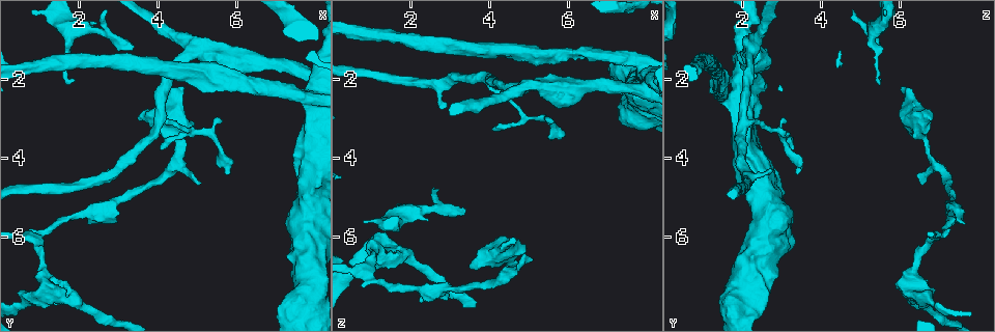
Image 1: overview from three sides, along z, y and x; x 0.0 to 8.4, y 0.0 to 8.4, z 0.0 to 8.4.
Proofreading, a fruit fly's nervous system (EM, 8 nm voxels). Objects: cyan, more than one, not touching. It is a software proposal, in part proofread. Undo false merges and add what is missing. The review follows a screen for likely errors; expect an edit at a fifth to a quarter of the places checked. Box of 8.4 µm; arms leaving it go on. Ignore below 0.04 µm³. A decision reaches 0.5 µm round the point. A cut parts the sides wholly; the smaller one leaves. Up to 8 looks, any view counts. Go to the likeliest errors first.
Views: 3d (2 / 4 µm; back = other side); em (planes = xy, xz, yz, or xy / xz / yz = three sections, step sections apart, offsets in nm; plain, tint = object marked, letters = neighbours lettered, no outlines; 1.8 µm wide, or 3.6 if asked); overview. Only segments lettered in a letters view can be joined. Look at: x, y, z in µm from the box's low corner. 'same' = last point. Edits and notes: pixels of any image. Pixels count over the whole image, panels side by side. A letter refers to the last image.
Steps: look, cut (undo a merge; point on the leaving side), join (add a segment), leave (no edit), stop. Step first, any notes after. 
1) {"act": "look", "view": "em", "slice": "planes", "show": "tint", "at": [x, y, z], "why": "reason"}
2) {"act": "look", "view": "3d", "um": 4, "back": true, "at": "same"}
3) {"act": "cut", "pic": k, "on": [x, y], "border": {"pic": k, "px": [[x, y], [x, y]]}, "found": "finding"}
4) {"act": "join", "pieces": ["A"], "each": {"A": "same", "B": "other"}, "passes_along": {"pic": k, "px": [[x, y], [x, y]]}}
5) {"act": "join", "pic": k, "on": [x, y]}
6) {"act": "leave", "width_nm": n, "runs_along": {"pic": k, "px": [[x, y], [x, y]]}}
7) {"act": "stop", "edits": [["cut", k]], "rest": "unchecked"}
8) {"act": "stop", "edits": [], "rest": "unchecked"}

{"act": "look", "view": "3d", "um": 2, "at": [1.10, 7.20, 6.55], "why": "a fork"}

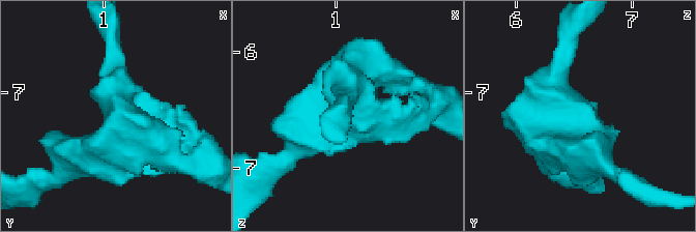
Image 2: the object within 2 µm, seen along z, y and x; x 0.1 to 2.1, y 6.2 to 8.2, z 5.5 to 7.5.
{"act": "look", "view": "em", "slice": "xz", "step": 16, "show": "tint", "at": [1.12, 7.18, 6.52]}

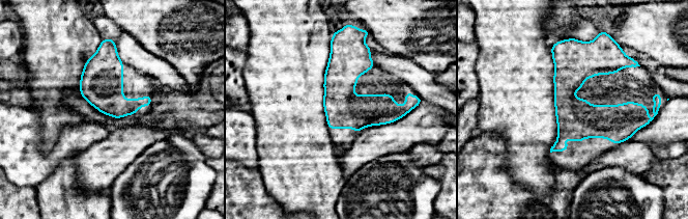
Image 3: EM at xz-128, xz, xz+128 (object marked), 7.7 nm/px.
{"act": "look", "view": "em", "slice": "planes", "show": "letters", "at": "same", "why": "cut it another way"}

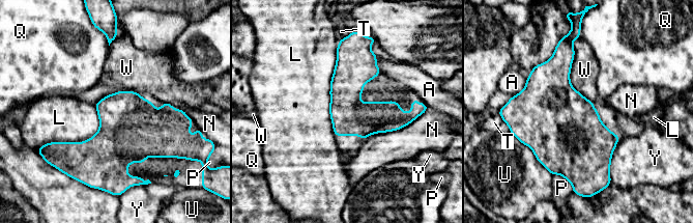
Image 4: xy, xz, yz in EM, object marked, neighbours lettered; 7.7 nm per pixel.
{"act": "leave", "longest_contact_nm": ["L", 700], "each": {"A": "other", "L": "other", "N": "other", "P": "other", "Q": "other", "T": "other", "U": "other", "W": "other", "Y": "other"}, "border": {"pic": 4, "px": [[338, 44], [329, 91], [334, 135]]}, "found": "continuous, no second neuron"}

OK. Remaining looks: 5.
{"act": "look", "view": "3d", "um": 4, "at": [7.95, 1.90, 2.25], "why": "calibre changes"}

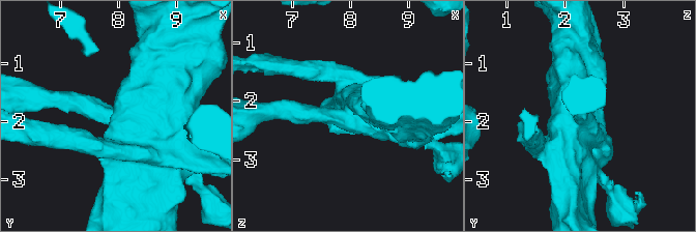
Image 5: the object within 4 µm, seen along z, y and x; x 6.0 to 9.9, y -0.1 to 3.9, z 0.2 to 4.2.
{"act": "look", "view": "em", "um": 3.6, "slice": "planes", "show": "letters", "at": [7.95, 1.95, 2.25], "arms": 3, "arm_widths_nm": [300, 500, 650]}

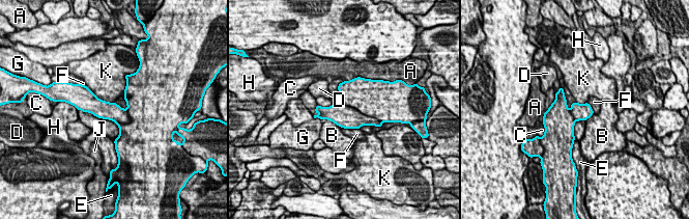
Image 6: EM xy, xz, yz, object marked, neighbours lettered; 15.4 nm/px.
{"act": "cut", "pic": 6, "on": [347, 117], "each": {"A": "other", "B": "other", "C": "other", "D": "other", "E": "other", "F": "other", "G": "other", "H": "other", "J": "other", "K": "other"}, "border": {"pic": 6, "px": [[343, 104], [353, 107], [378, 120]]}, "found": "a second neuron is stuck on"}

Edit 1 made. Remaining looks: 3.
{"act": "look", "view": "overview"}

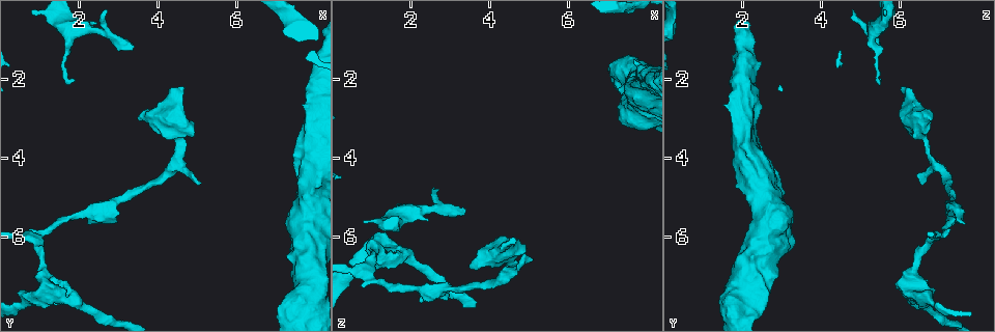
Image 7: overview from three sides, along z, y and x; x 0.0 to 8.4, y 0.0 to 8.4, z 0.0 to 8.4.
{"act": "look", "view": "em", "slice": "planes", "show": "letters", "at": [3.40, 1.20, 5.30], "why": "branch stops here"}

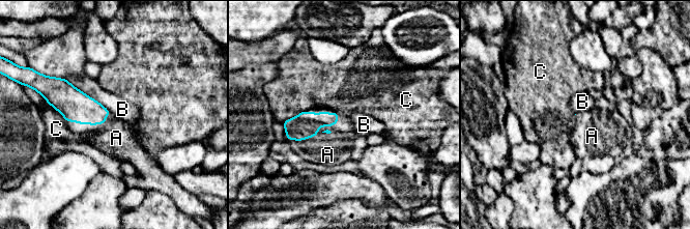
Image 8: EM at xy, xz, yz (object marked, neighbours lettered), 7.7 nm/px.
{"act": "join", "pic": 8, "on": [116, 138], "each": {"A": "same", "B": "other", "C": "other"}, "passes_along": {"pic": 8, "px": [[75, 106], [90, 123], [116, 138]]}, "found": "the neuron continues"}

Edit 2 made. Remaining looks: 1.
{"act": "stop", "edits": [["cut", 6], ["join", 8]], "rest": "unchecked"}

